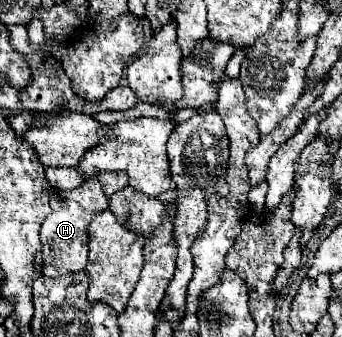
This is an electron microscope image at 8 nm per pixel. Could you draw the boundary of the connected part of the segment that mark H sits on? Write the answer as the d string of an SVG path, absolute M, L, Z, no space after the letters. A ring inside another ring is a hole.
M86 179L80 187L67 191L54 191L51 196L51 213L44 219L40 229L40 241L42 241L42 275L46 277L60 277L70 275L76 271L82 271L86 267L86 255L88 255L88 231L90 219L98 213L108 209L108 197L102 191L102 185L98 179Z

